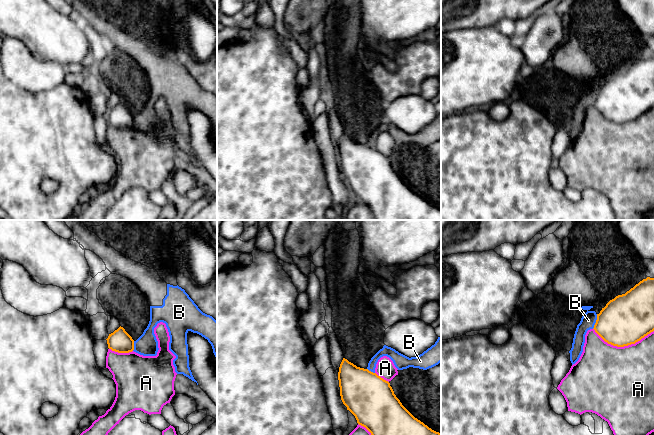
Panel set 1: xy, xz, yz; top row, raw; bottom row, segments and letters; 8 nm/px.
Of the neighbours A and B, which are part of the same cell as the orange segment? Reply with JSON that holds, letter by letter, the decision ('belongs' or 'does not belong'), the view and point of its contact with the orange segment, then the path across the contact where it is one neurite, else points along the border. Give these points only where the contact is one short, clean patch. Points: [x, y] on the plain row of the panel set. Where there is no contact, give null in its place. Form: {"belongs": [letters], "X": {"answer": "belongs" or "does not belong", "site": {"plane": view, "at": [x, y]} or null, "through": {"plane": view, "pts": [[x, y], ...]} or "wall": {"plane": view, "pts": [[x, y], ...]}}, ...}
{"belongs": [], "A": {"answer": "does not belong", "site": {"plane": "yz", "at": [623, 122]}}, "B": {"answer": "does not belong", "site": {"plane": "yz", "at": [596, 97]}, "wall": {"plane": "yz", "pts": [[597, 90], [597, 95], [592, 104]]}}}

